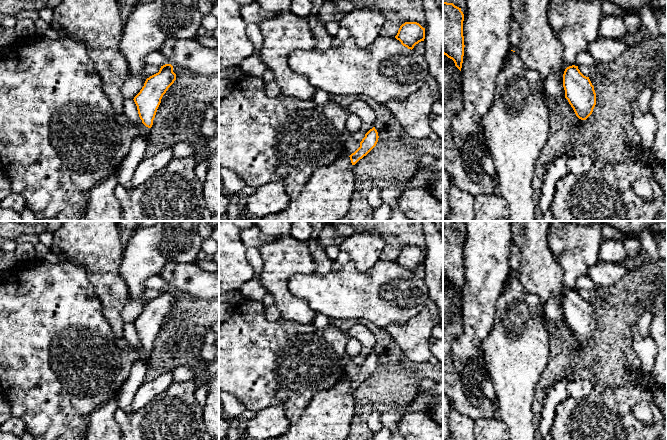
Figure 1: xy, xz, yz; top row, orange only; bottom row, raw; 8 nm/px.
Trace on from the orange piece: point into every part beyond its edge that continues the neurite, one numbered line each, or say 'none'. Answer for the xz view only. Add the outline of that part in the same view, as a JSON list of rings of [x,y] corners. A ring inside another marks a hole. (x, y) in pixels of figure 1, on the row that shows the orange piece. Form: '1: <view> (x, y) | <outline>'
1: xz (262, 139) | [[[245,76],[233,83],[231,92],[219,100],[219,166],[238,174],[246,186],[258,188],[270,182],[281,183],[285,193],[297,197],[314,171],[334,162],[340,155],[350,156],[359,147],[346,129],[348,111],[333,101],[317,104],[279,95],[270,98],[262,77]]]

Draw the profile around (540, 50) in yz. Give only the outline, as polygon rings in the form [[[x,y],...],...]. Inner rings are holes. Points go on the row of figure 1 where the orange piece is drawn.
[[[513,0],[513,18],[520,25],[520,47],[516,51],[525,68],[539,73],[542,83],[551,73],[558,74],[562,69],[564,48],[554,34],[547,11],[550,0]]]

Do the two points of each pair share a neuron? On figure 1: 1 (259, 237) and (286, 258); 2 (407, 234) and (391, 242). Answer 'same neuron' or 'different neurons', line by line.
1: different neurons
2: same neuron

